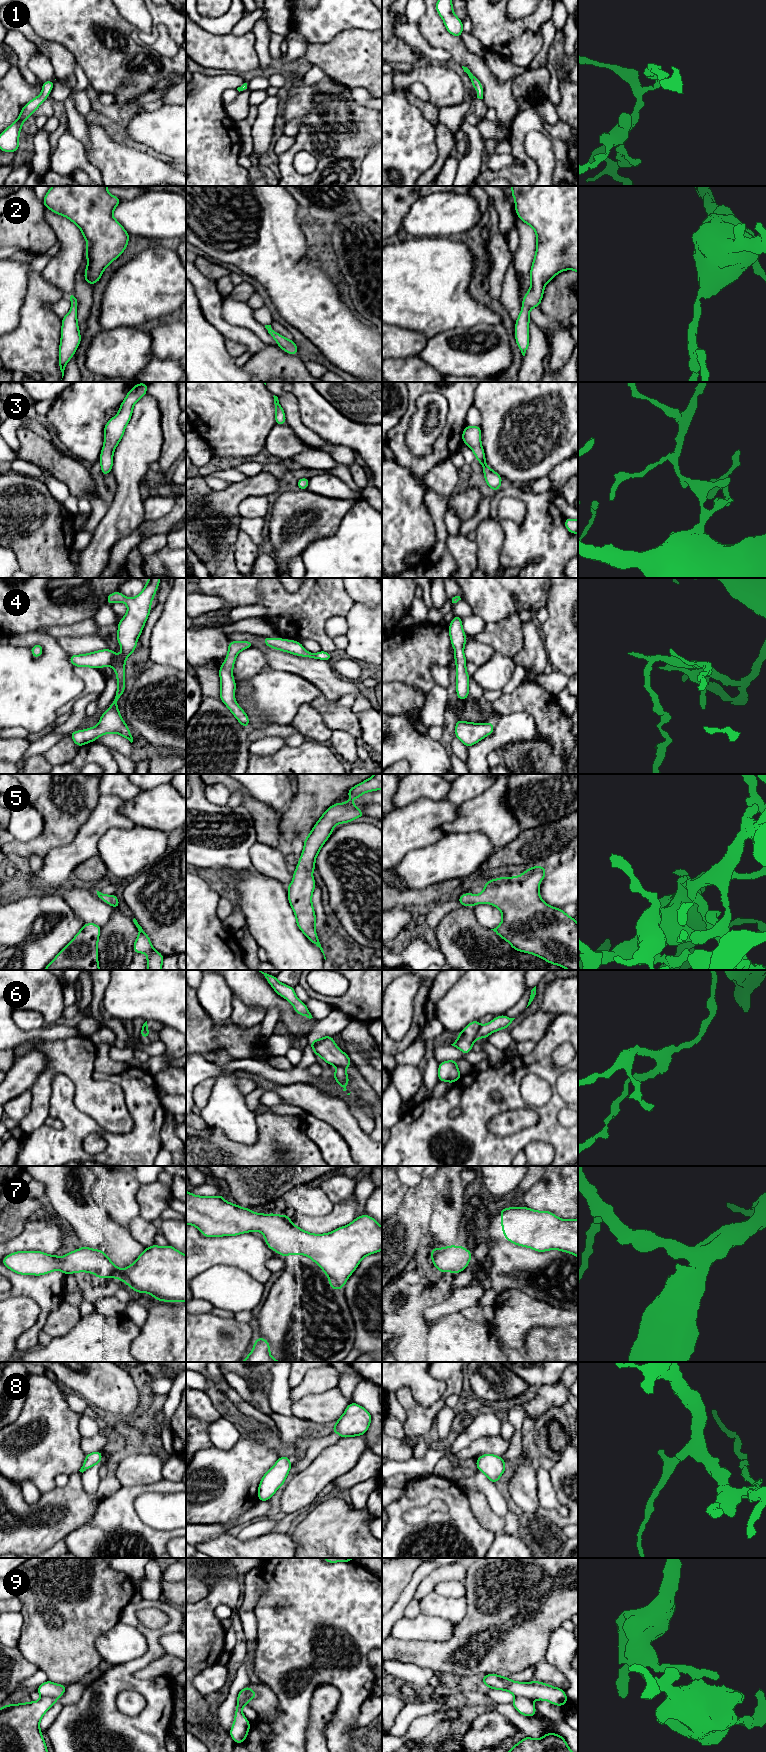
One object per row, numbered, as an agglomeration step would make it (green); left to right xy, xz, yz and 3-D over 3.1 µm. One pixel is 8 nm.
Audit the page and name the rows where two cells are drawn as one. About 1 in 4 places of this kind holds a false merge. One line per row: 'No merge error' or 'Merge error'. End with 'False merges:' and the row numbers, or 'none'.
1: No merge error
2: No merge error
3: No merge error
4: No merge error
5: No merge error
6: Merge error
7: No merge error
8: No merge error
9: Merge error
False merges: 6, 9

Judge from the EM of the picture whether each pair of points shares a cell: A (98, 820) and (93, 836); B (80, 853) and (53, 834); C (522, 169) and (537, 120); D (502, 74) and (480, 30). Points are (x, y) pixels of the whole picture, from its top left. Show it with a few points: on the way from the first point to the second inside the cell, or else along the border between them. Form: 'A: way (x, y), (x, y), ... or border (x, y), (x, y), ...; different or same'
A: way (97, 824), (93, 832); same
B: border (82, 825), (70, 842), (53, 847), (47, 854); different
C: way (521, 156), (519, 153), (519, 134), (524, 129); same
D: border (487, 50), (507, 58), (512, 63); different

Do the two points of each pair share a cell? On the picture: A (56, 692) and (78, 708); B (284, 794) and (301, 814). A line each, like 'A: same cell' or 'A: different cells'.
A: different cells
B: different cells

